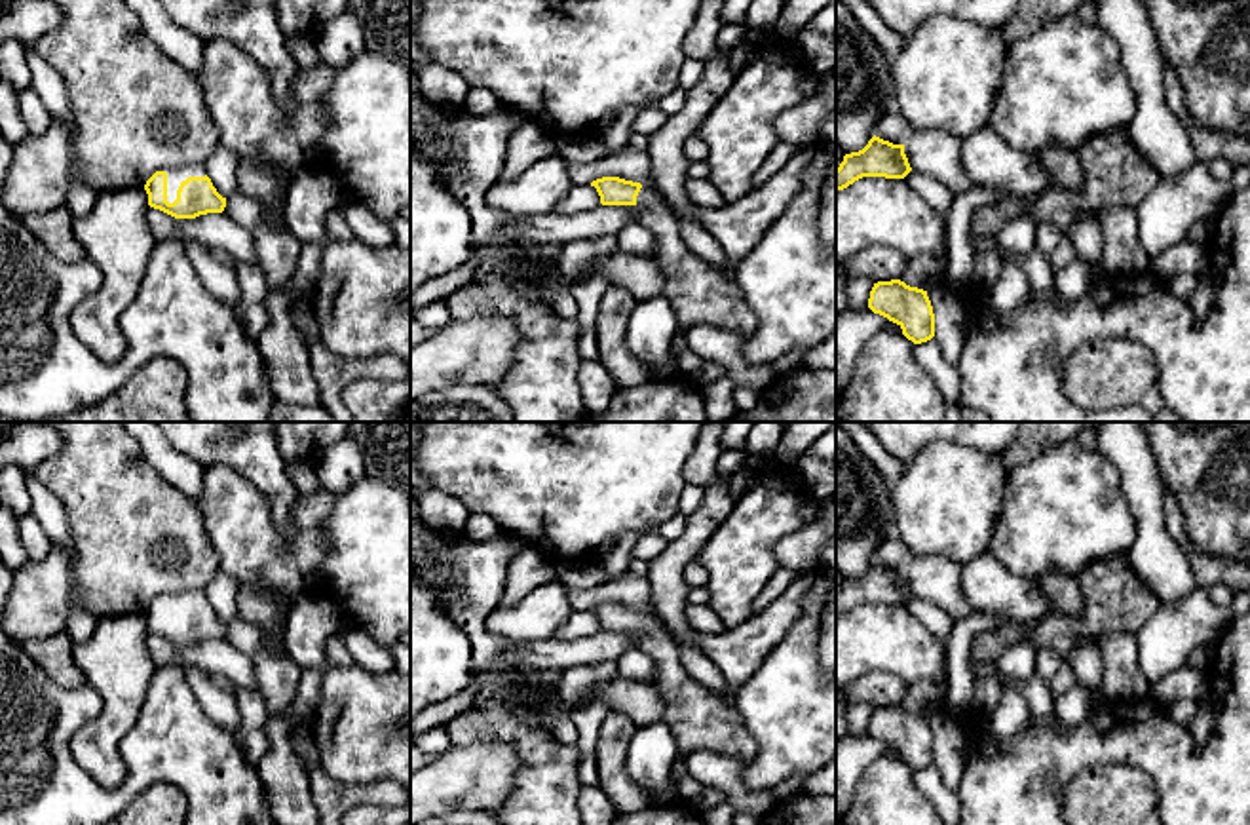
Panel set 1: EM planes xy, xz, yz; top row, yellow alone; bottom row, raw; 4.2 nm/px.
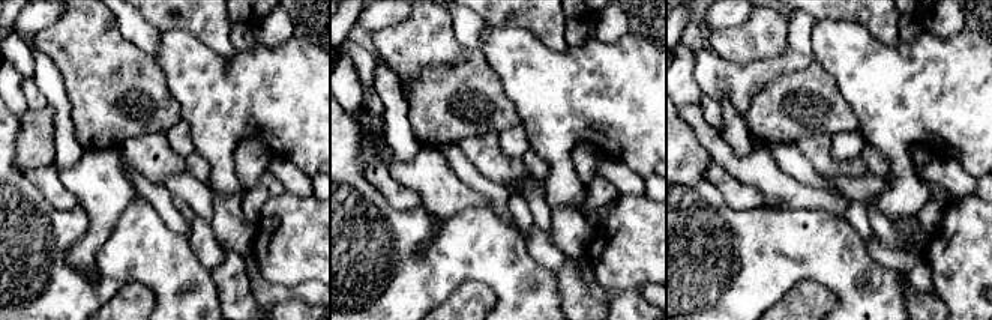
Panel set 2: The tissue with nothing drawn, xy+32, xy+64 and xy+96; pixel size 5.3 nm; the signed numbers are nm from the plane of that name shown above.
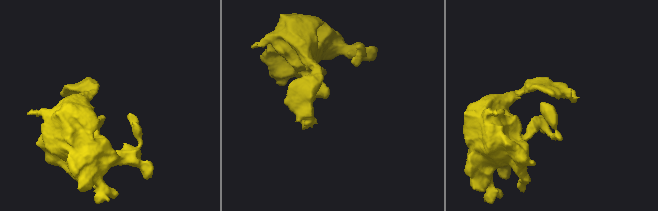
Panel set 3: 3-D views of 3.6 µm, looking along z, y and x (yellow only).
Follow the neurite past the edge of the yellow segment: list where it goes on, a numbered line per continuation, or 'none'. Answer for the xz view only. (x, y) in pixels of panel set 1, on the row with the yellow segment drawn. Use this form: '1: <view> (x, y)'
1: xz (700, 293)

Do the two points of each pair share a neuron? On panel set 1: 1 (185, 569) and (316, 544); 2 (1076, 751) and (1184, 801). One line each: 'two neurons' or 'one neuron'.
1: two neurons
2: one neuron

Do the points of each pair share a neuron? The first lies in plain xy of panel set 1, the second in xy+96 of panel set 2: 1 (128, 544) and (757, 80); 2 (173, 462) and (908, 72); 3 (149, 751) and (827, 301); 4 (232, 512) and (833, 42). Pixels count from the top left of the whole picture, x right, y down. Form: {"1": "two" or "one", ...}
{"1": "two", "2": "two", "3": "two", "4": "one"}

